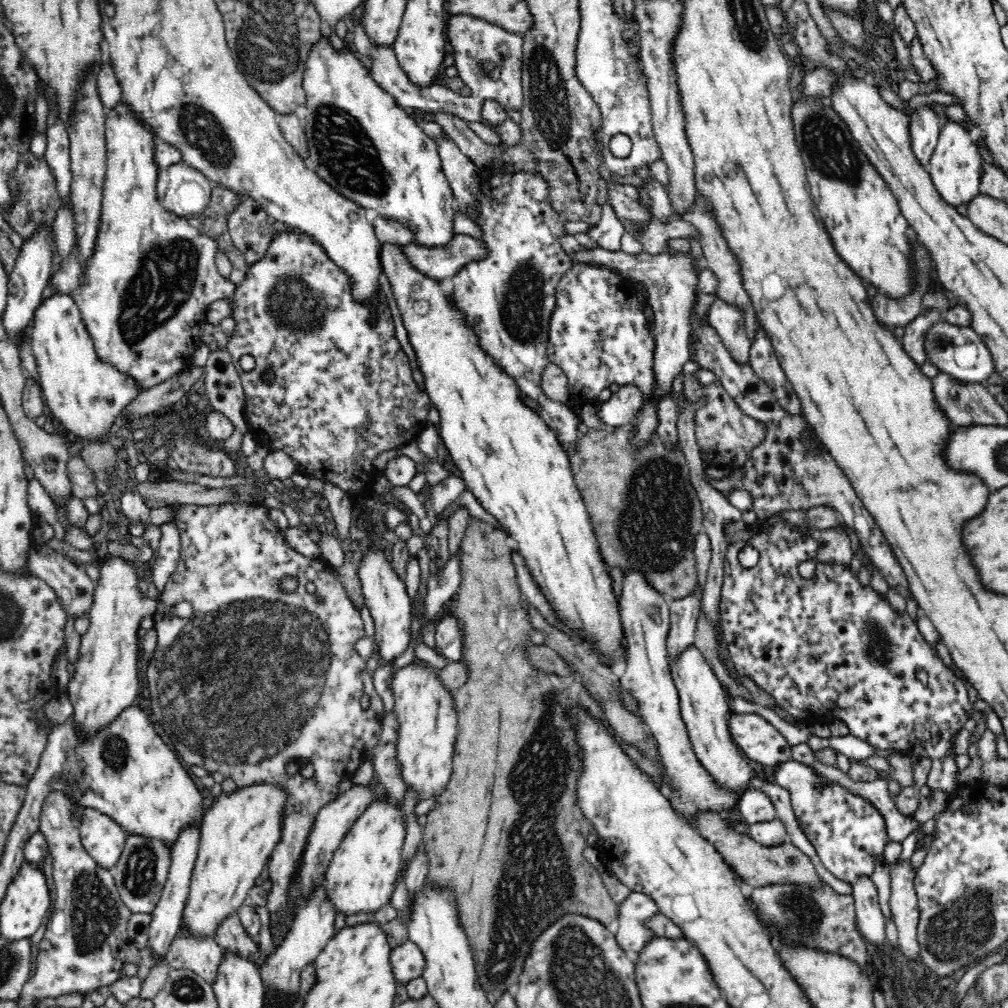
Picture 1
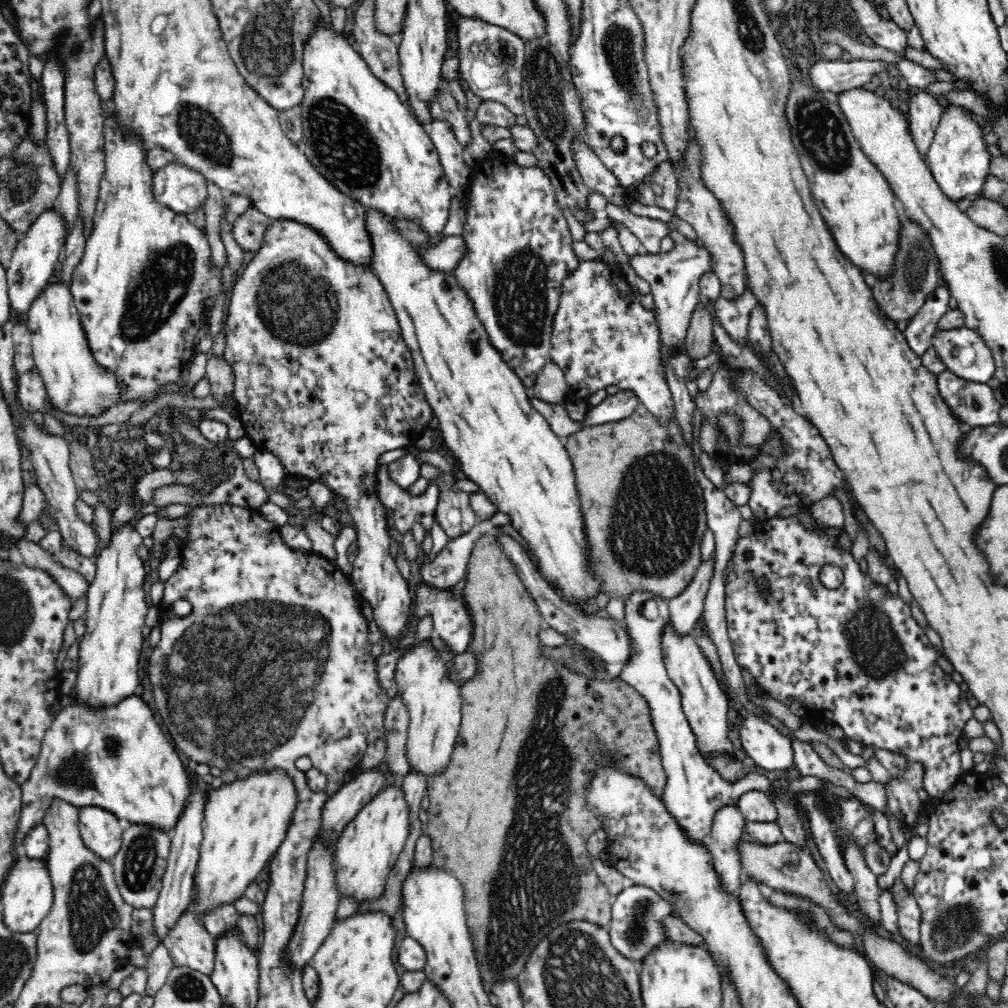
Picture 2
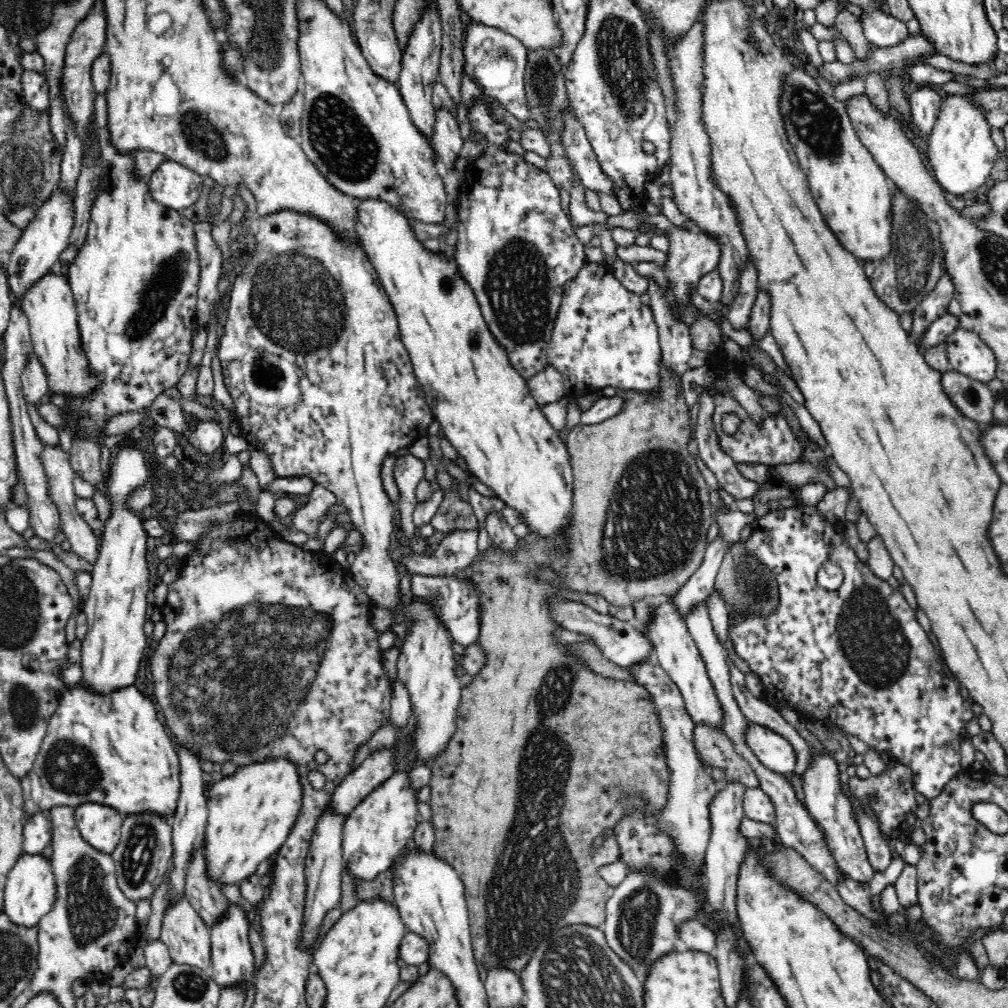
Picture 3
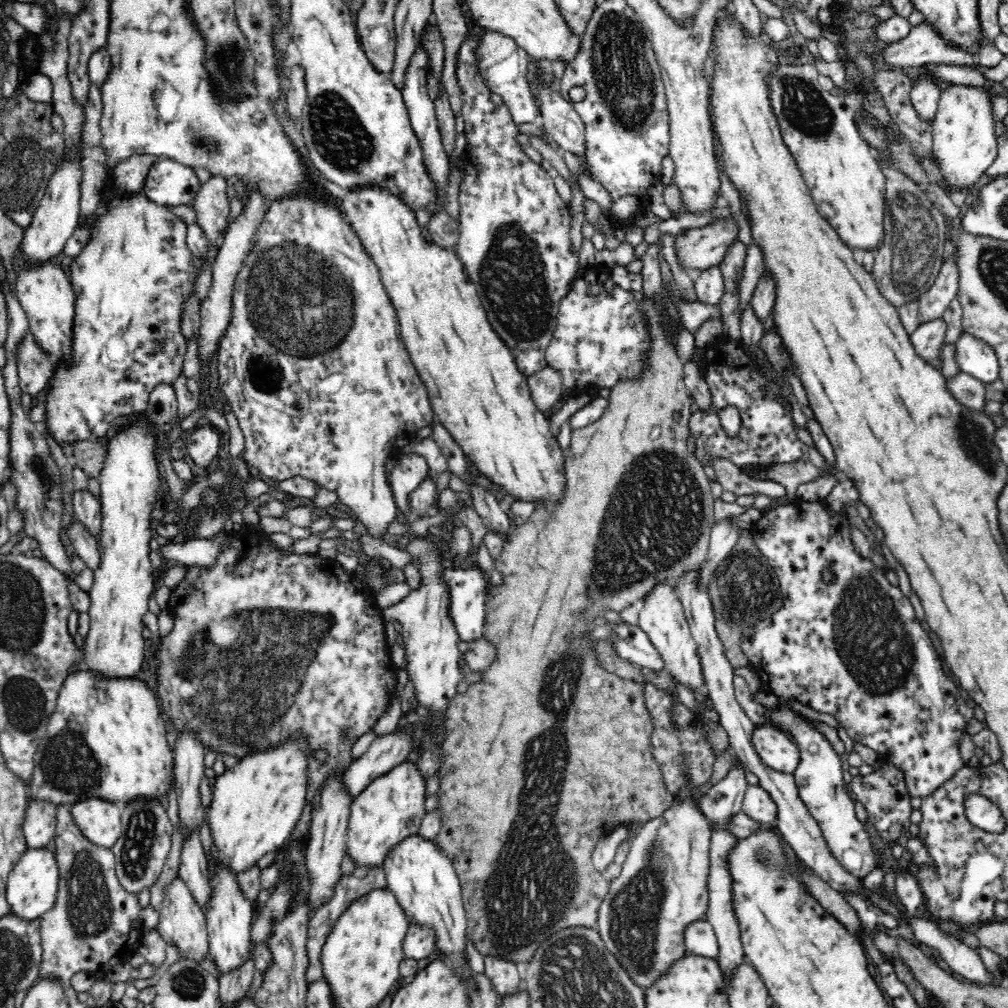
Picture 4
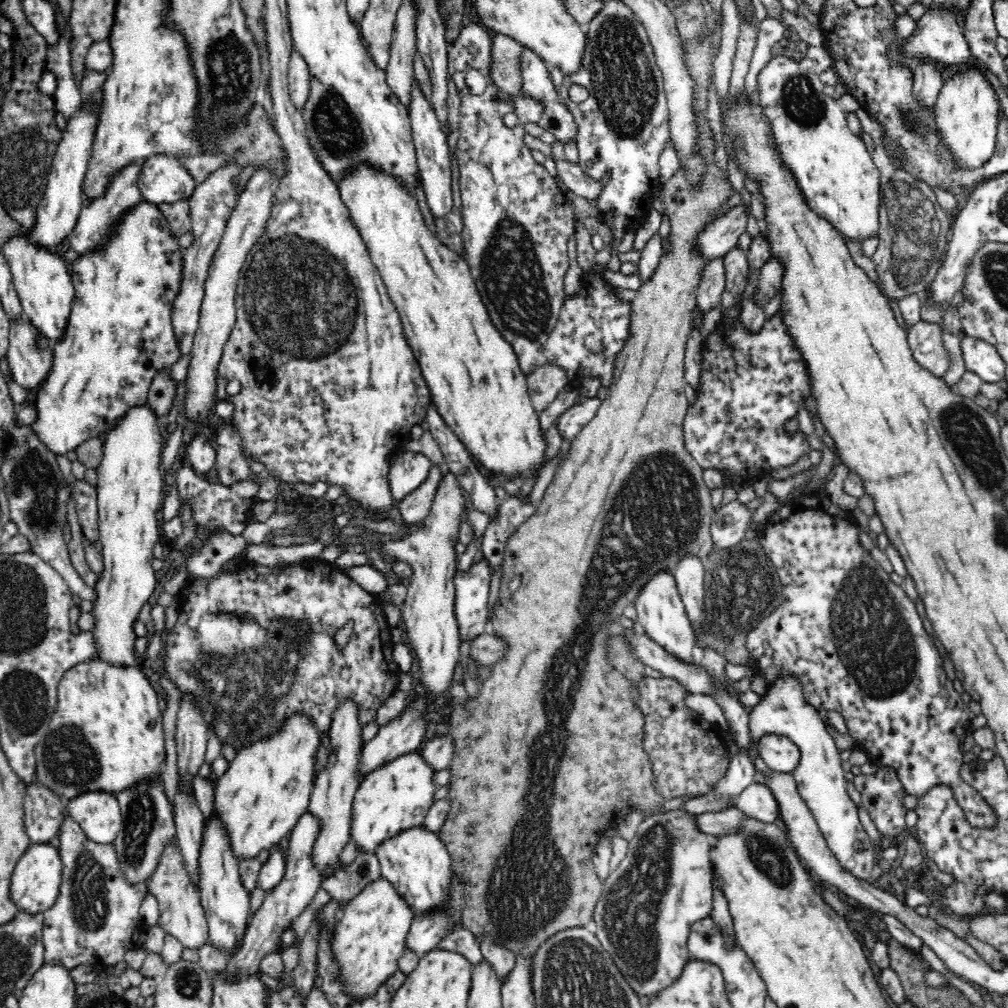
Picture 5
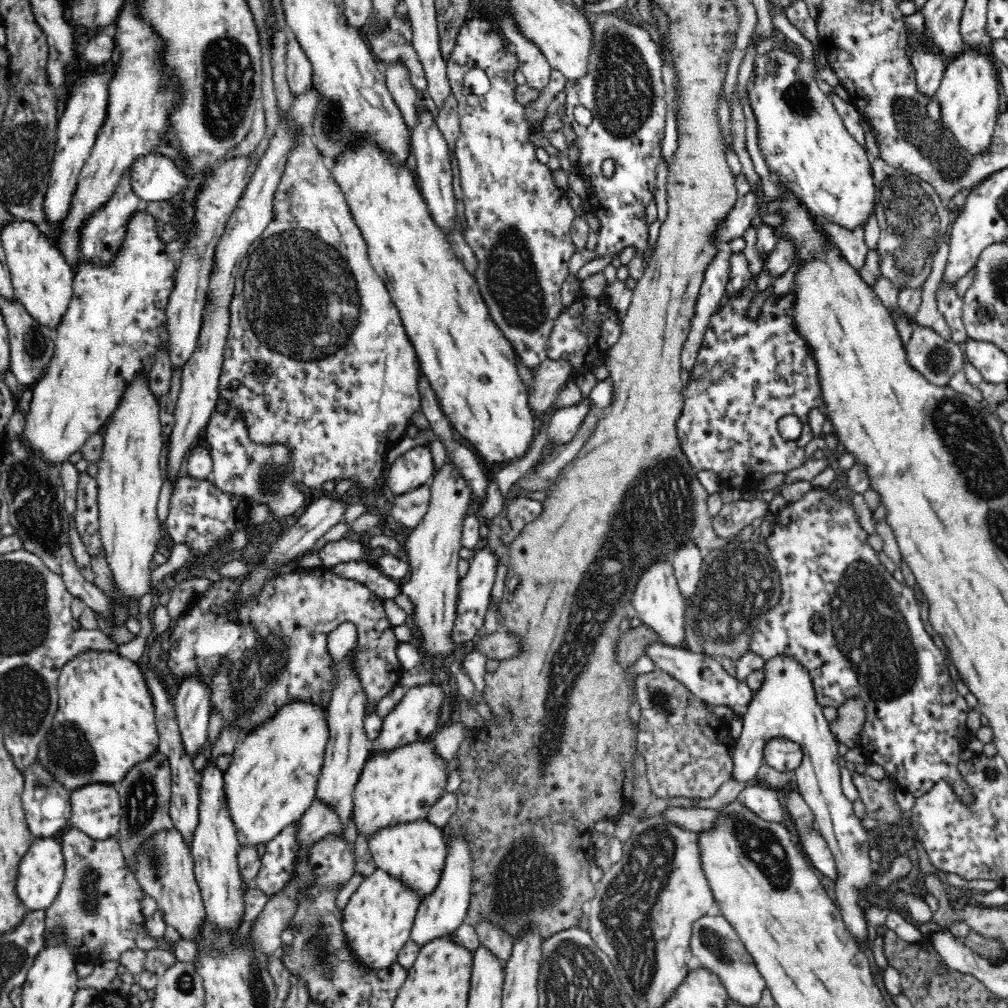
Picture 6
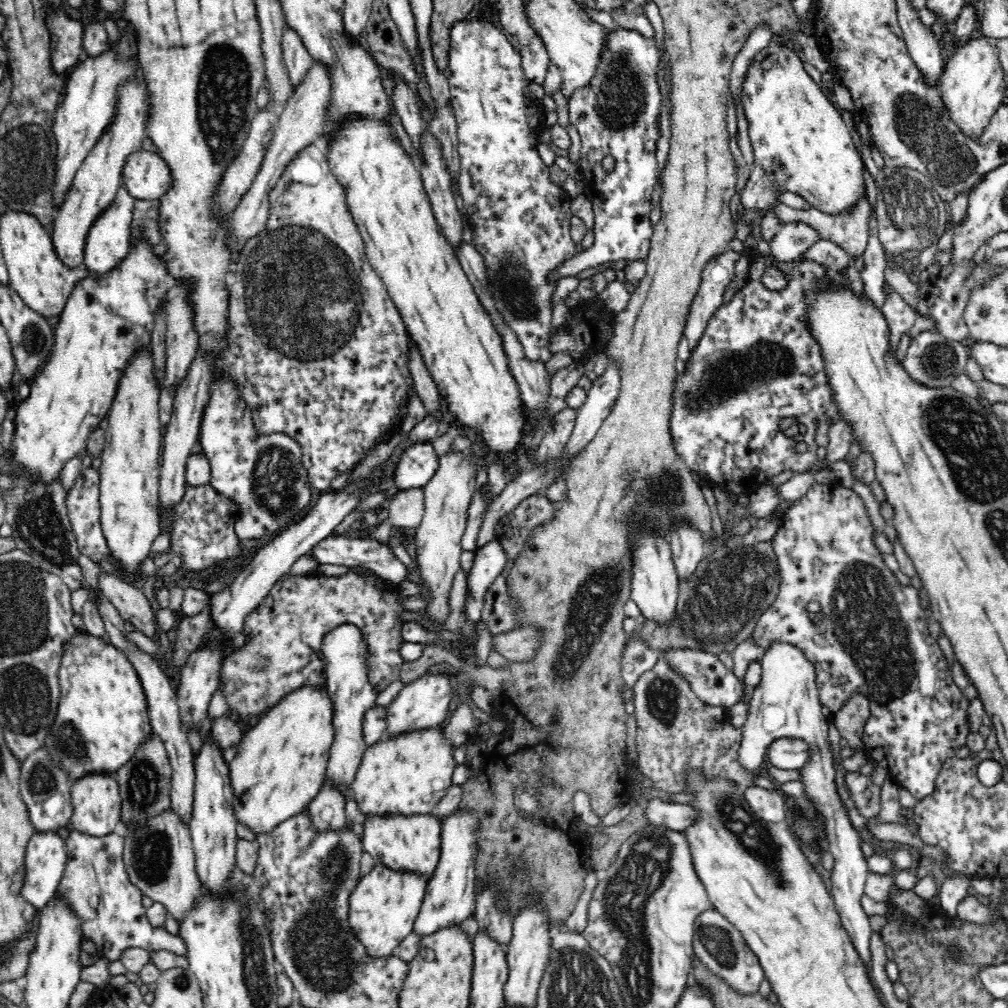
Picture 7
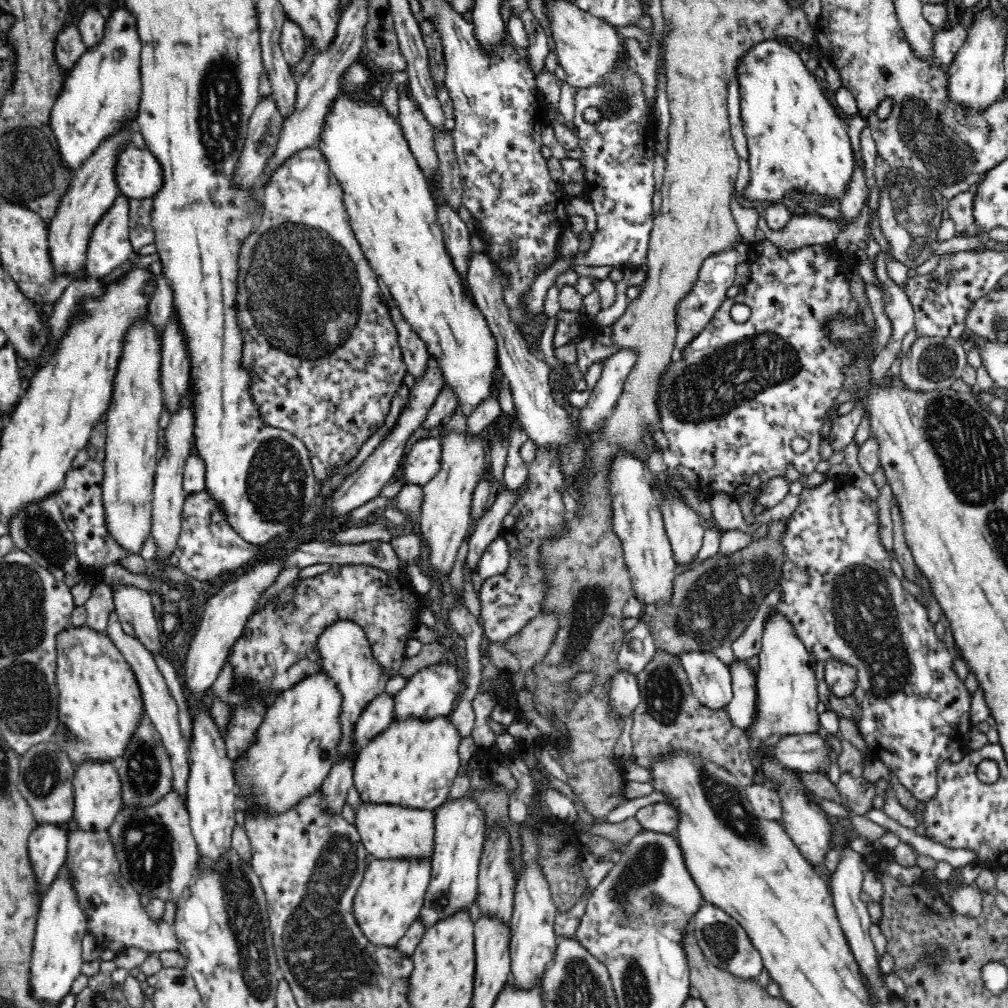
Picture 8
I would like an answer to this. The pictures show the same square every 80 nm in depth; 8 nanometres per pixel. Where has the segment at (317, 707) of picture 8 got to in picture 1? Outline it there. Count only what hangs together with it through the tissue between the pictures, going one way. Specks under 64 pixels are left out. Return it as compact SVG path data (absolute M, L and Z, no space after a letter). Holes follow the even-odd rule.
M252 785L235 791L230 796L223 793L203 816L188 900L180 924L182 931L196 939L214 939L218 925L248 903L249 890L256 885L256 878L280 842L285 792L274 785Z

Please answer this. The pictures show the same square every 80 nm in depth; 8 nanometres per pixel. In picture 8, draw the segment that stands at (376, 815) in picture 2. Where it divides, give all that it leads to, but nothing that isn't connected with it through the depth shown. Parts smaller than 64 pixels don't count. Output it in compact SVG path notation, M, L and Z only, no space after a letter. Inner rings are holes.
M436 717L429 721L392 721L387 729L373 737L363 749L358 750L353 766L353 785L362 802L382 802L385 805L435 811L447 799L452 783L457 777L456 772L462 763L458 757L458 744L459 731L449 717Z

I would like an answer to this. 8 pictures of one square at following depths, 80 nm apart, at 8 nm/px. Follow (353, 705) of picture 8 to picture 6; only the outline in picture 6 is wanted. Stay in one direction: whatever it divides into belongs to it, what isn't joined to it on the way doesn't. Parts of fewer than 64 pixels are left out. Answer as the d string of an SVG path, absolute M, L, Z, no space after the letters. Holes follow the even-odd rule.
M342 623L336 627L327 638L327 647L330 656L336 663L337 682L334 682L332 696L327 708L327 725L330 738L327 742L323 767L319 776L316 802L332 807L340 819L340 830L328 836L340 837L345 826L352 819L353 796L357 780L360 778L365 761L370 757L371 740L368 740L363 720L367 714L367 695L359 677L355 674L355 651L358 646L358 633L354 623Z

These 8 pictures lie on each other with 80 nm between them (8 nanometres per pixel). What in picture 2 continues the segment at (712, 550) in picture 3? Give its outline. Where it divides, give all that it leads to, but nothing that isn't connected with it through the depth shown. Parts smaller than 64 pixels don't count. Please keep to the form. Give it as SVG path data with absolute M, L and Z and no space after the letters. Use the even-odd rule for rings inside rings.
M712 562L701 563L689 588L680 596L669 599L669 622L676 635L692 636L695 624L703 616L703 602L710 587Z

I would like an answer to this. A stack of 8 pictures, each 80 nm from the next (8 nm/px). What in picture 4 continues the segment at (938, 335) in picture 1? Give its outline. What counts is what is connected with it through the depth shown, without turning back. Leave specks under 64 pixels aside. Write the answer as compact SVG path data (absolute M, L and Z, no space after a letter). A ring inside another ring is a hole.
M962 331L954 346L954 358L959 372L973 376L983 383L991 383L999 378L1000 363L988 343Z

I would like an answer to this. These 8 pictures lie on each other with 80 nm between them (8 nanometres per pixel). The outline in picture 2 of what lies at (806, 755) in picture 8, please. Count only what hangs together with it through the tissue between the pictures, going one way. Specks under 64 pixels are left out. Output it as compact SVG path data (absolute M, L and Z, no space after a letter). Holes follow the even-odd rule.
M750 714L740 719L736 728L742 748L760 768L786 770L794 764L791 740L775 725Z

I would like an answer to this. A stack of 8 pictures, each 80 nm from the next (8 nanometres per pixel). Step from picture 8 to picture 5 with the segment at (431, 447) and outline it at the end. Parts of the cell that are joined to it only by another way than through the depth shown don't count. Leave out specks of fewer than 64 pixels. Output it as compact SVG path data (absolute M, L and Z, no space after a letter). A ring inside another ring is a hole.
M405 449L400 452L389 468L389 487L396 502L416 490L426 480L431 468L428 457Z

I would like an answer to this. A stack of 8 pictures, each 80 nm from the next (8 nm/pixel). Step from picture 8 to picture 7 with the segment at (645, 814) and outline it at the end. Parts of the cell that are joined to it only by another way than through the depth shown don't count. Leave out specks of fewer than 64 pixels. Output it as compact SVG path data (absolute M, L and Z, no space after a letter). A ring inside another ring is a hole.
M656 798L647 804L645 813L651 824L678 832L685 832L696 820L696 808L689 808L679 802L666 803Z

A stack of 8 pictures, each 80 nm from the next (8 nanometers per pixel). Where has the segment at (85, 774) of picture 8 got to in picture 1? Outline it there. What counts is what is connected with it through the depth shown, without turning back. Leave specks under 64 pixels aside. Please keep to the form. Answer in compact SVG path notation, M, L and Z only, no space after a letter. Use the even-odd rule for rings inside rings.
M87 808L84 813L84 822L80 824L79 828L81 843L100 867L110 870L121 857L129 834L115 820L112 820L112 817L106 816L100 811Z

